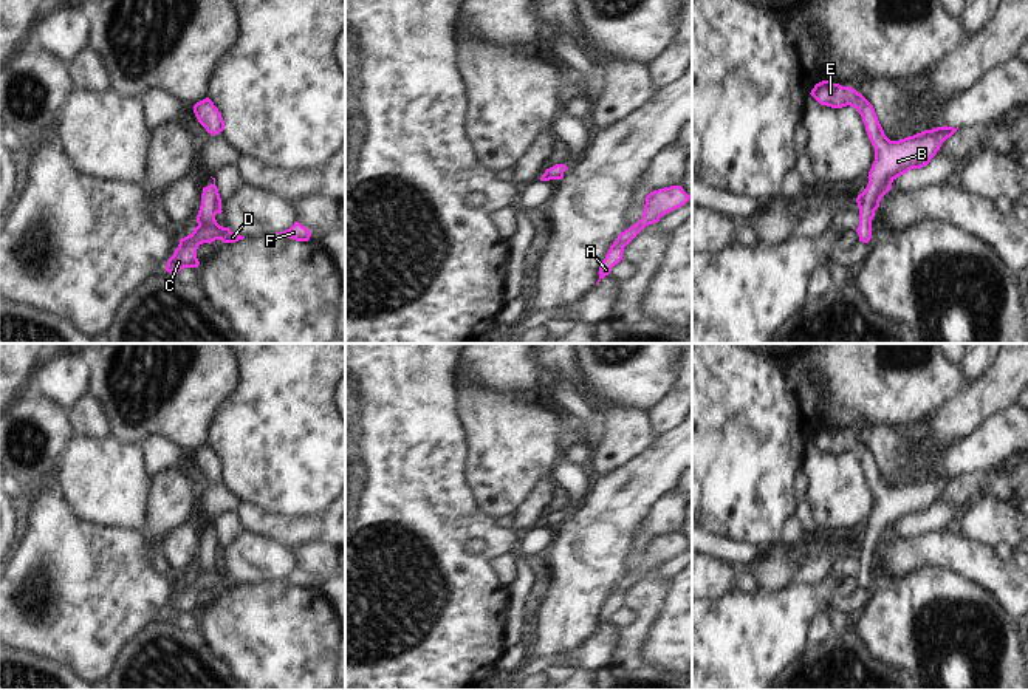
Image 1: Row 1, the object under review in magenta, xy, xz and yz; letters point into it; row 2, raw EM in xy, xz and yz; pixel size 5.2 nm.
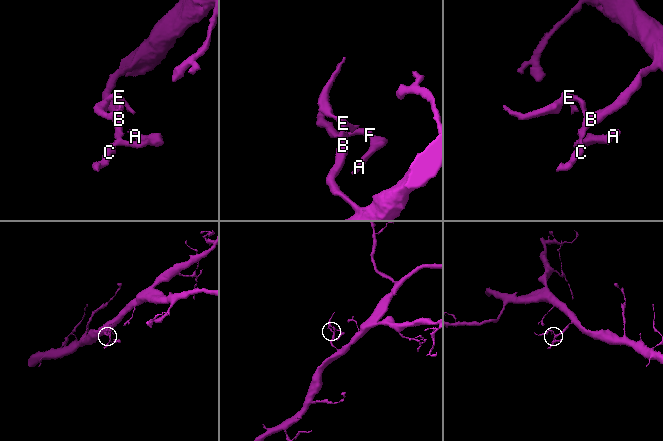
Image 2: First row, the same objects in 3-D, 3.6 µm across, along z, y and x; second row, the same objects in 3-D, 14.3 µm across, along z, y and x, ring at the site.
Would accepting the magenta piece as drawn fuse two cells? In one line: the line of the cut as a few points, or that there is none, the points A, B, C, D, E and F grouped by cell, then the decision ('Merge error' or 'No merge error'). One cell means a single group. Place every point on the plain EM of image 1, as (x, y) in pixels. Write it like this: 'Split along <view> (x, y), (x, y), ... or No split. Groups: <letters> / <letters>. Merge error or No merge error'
No split. Groups: A B C D E F. No merge error.

